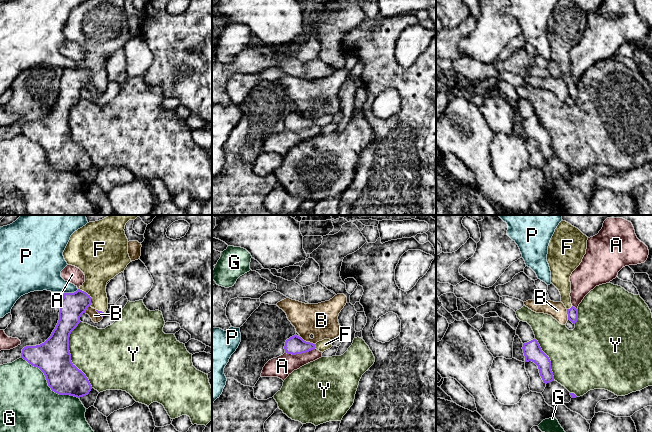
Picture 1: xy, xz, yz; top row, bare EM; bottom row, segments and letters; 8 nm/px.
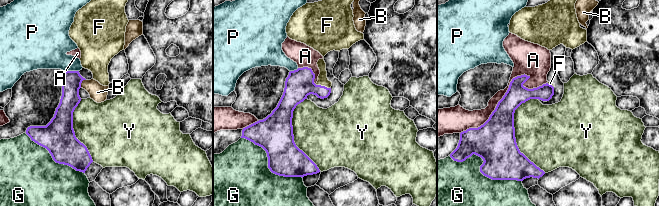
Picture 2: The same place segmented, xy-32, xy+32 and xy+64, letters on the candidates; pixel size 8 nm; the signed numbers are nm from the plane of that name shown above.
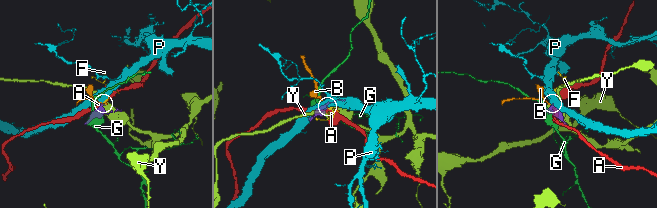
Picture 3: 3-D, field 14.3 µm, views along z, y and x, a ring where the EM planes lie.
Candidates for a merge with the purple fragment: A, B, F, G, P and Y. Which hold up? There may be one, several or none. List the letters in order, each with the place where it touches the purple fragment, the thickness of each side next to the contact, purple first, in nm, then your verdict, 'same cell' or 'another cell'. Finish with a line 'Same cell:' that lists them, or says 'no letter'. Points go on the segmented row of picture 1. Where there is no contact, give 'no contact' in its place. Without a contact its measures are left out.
A: xz (299, 353) | 150/170 nm | another cell
B: xz (307, 342) | 150/260 nm | another cell
F: xy (89, 296) | 200/260 nm | same cell
G: xy (48, 384) | 280/440 nm | another cell
P: xy (70, 293) | 200/240 nm | another cell
Y: xy (70, 354) | 280/420 nm | another cell
Same cell: F

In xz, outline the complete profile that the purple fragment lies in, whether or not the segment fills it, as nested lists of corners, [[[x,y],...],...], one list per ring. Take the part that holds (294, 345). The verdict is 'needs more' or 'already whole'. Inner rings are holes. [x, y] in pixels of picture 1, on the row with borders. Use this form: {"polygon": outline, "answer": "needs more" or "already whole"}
{"polygon": [[[294,335],[286,340],[285,342],[285,353],[287,354],[302,354],[309,352],[313,349],[317,349],[320,352],[324,352],[332,347],[332,340],[324,339],[322,341],[317,342],[316,344],[306,342],[301,337]]], "answer": "needs more"}

